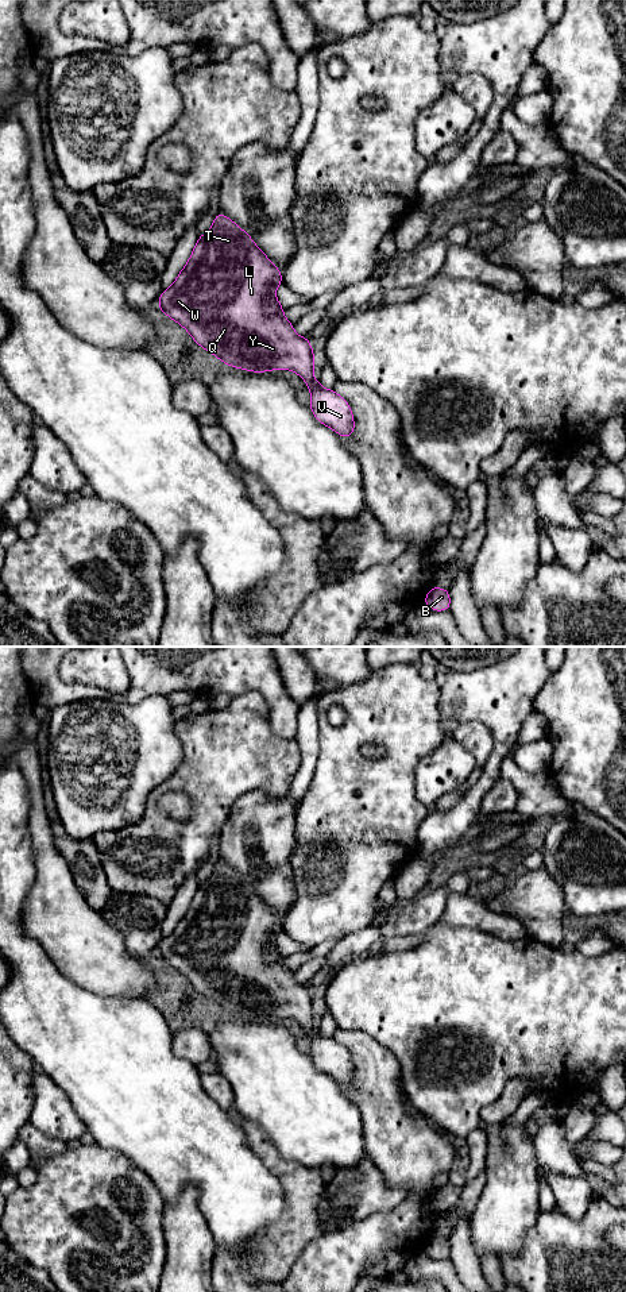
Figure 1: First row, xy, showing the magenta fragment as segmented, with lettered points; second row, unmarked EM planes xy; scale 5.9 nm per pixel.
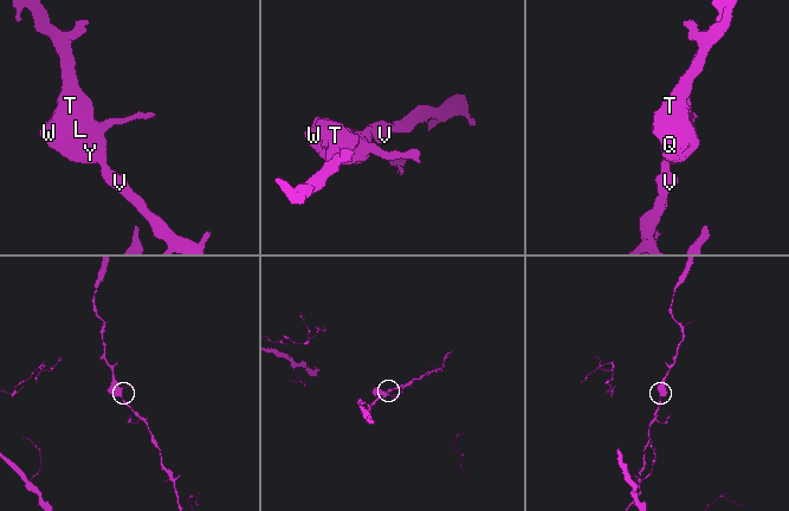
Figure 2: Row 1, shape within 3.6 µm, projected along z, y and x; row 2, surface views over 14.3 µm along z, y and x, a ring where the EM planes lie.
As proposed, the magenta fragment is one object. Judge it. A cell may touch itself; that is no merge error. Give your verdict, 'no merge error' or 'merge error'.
no merge error

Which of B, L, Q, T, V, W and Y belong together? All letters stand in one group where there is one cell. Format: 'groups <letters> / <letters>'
groups B L Q T V W Y

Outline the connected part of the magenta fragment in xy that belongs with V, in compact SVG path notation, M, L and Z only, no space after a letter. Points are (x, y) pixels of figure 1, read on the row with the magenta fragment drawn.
M217 211L212 227L198 236L177 279L159 296L156 308L183 327L200 347L229 367L252 373L297 373L310 390L309 408L316 420L348 439L355 432L351 406L344 397L333 389L324 389L314 378L312 344L308 338L294 332L294 323L285 317L283 306L275 297L282 284L282 271L263 250L233 220Z

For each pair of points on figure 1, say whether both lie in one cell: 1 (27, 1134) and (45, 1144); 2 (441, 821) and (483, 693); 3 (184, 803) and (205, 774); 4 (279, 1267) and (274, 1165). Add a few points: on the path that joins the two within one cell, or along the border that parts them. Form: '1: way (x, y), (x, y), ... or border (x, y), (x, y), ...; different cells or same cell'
1: way (31, 1137), (41, 1144); same cell
2: way (474, 795), (491, 774), (501, 749), (501, 727); same cell
3: border (157, 797), (184, 791), (192, 802), (193, 816); different cells
4: way (283, 1241), (293, 1231), (293, 1191); same cell

